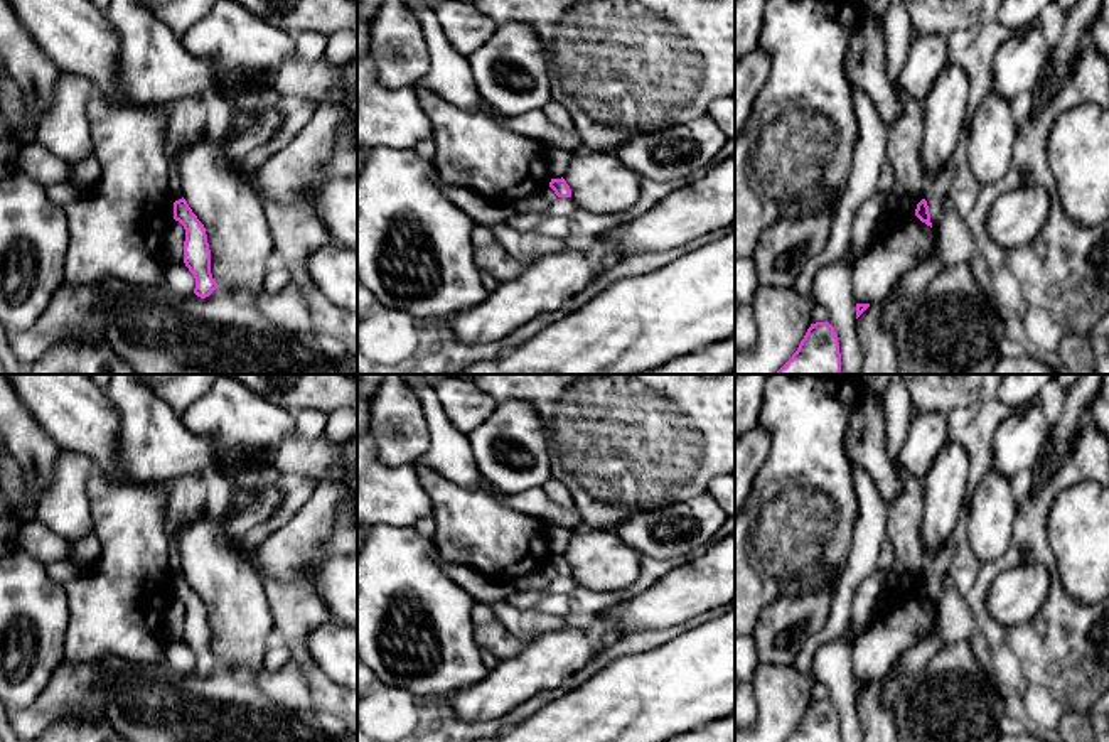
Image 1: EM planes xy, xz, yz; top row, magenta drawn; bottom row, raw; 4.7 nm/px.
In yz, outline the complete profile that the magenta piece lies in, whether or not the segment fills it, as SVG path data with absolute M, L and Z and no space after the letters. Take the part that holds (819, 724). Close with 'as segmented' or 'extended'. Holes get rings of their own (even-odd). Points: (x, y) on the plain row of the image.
M829 700L811 702L785 742L841 742L838 712Z; as segmented

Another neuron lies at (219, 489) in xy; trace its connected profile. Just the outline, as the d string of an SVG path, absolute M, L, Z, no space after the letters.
M207 469L204 481L207 487L207 511L211 516L217 516L219 511L226 509L231 499L233 487L231 479L239 481L244 487L256 482L256 472L249 469L238 469L231 476L219 469Z

